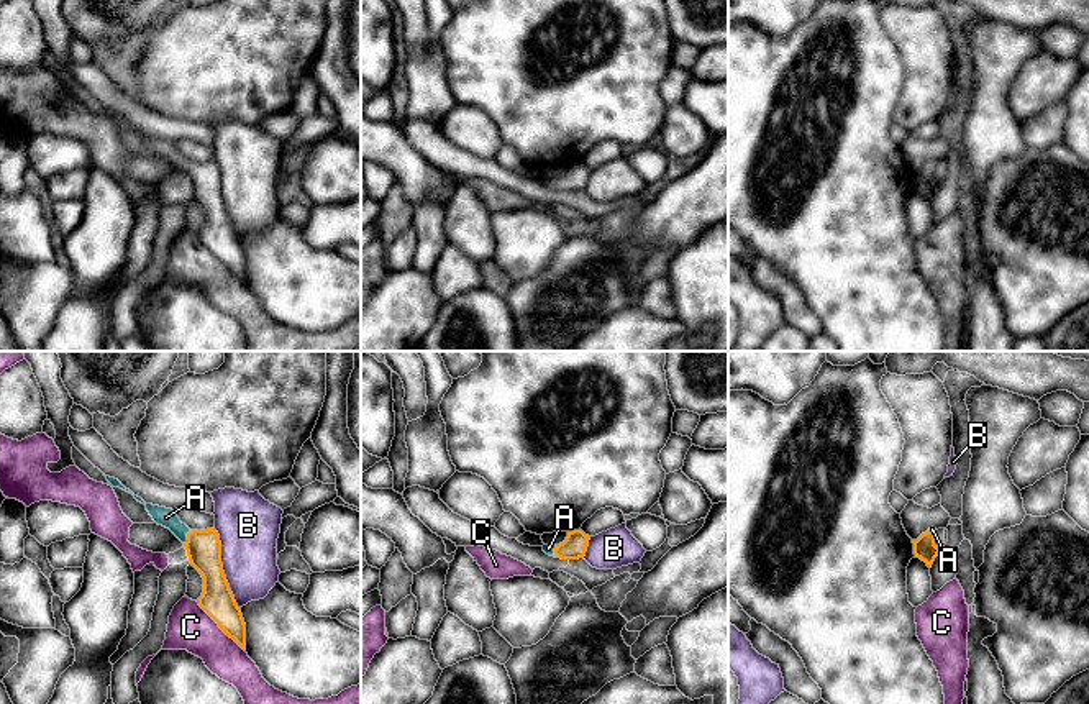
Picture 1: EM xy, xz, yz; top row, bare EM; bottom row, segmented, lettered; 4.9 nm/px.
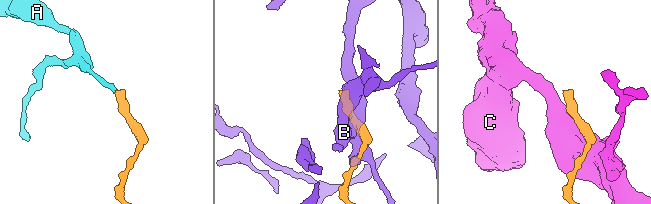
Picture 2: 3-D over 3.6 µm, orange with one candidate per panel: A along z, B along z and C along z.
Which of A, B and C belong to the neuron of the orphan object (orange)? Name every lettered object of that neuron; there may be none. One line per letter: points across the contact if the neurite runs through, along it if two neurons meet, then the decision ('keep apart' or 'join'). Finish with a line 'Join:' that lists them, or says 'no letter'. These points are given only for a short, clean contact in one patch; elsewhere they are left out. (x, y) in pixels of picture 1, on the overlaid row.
A: across xy (204, 548), (187, 537), (166, 517) | join
B: keep apart
C: keep apart
Join: A

